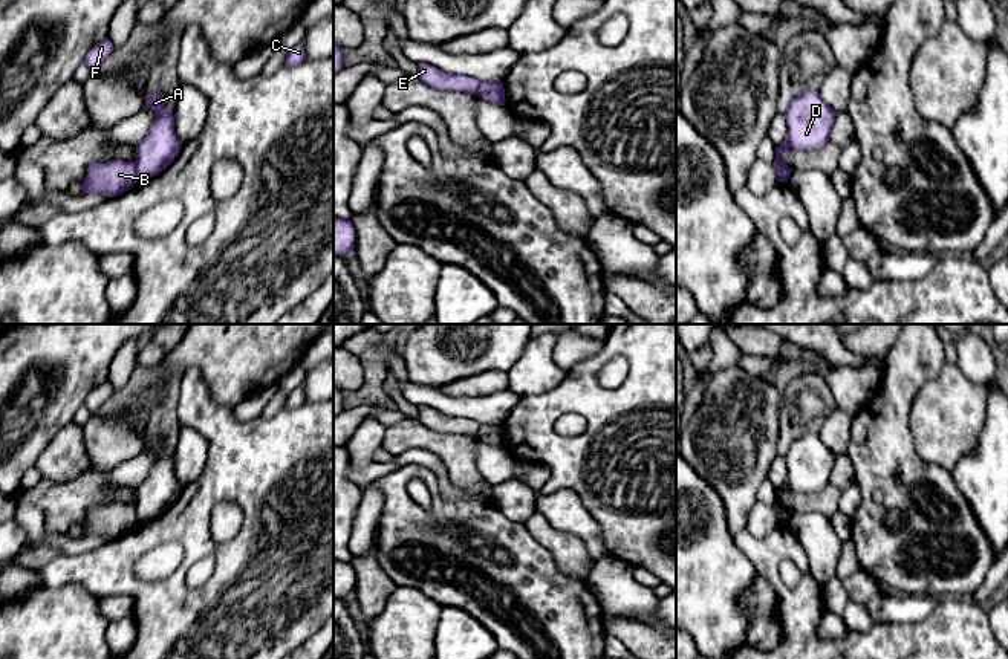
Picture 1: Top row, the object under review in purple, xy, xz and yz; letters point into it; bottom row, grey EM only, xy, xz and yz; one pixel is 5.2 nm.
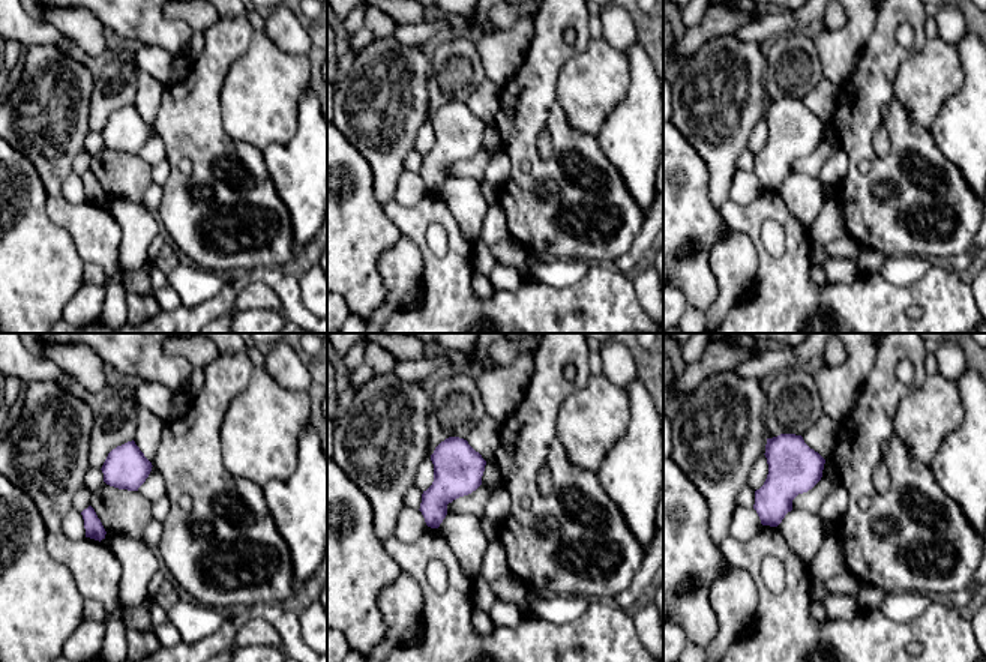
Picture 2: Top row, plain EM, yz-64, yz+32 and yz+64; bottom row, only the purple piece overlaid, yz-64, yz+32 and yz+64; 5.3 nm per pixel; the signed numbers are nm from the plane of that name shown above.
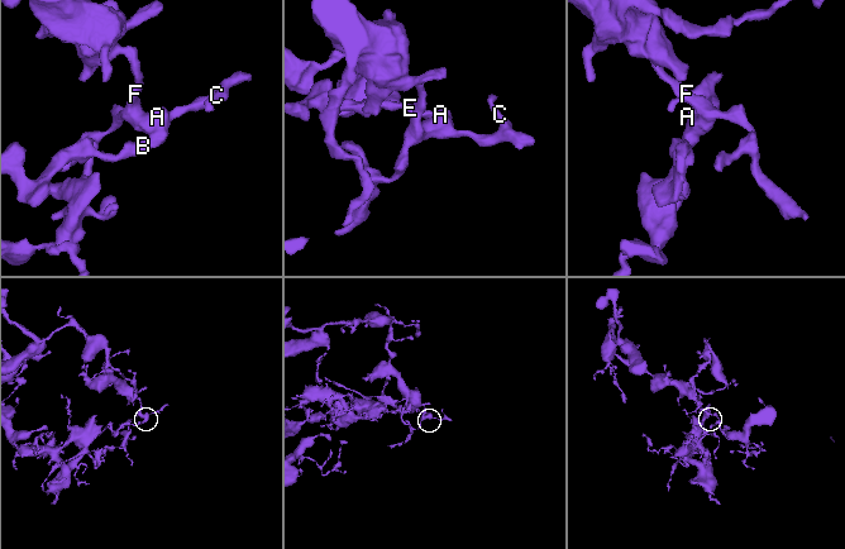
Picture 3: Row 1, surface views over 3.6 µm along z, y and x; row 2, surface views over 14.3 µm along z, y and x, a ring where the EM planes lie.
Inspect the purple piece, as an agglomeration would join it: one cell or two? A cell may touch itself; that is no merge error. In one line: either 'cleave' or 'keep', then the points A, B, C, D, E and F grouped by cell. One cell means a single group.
cleave; groups A C D F / B E

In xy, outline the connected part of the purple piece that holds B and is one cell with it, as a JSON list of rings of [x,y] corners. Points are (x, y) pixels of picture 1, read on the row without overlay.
[[[135,505],[93,506],[87,511],[81,532],[83,537],[98,535],[115,540],[130,532],[138,523]]]

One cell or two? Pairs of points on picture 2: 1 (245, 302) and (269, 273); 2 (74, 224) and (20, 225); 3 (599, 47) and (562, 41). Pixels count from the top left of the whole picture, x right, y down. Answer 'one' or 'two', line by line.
1: two
2: two
3: two

